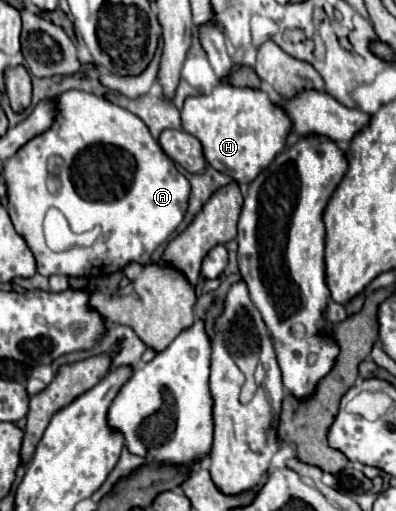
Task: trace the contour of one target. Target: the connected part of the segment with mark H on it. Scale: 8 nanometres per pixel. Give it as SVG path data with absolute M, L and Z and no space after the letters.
M219 84L207 96L187 98L181 108L181 124L185 132L201 142L203 156L211 168L229 174L245 186L285 148L291 130L289 116L275 106L263 90L237 88L231 84Z

